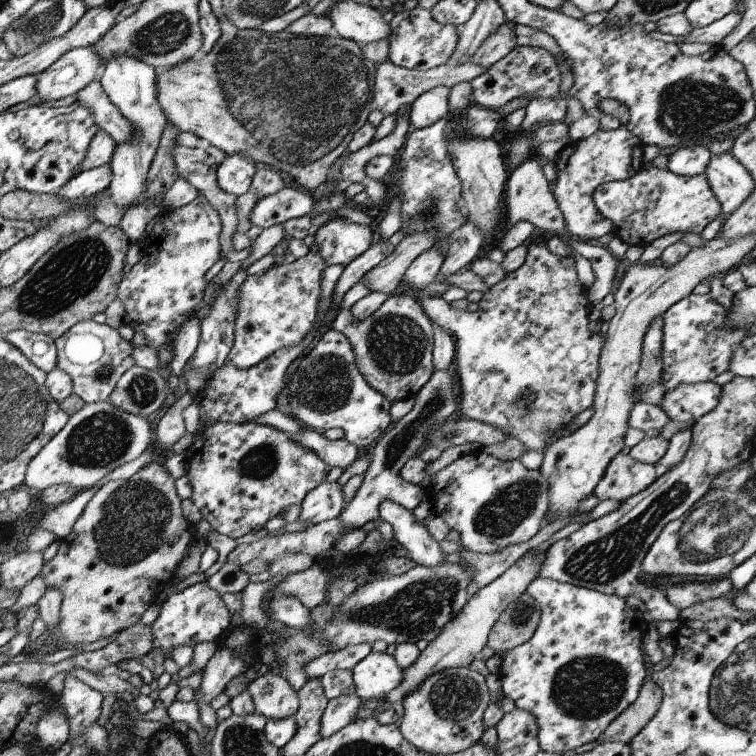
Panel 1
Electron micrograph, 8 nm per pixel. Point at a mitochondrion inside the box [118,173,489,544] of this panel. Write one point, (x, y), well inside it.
(325, 386)

